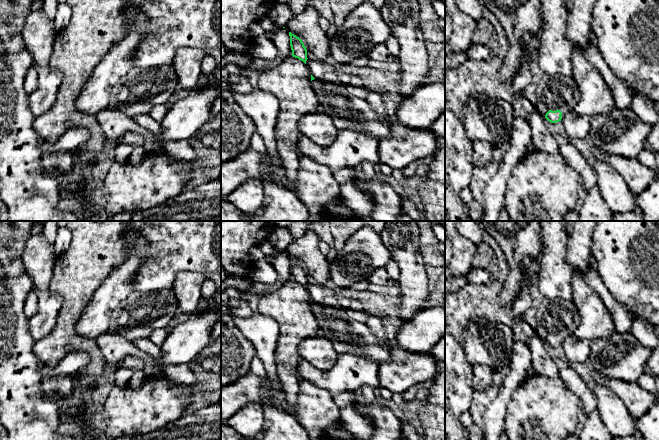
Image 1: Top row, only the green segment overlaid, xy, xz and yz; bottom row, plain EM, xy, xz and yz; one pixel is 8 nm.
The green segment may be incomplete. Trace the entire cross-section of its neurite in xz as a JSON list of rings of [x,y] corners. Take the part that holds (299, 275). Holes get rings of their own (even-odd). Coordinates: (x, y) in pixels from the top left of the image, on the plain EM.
[[[289,256],[290,260],[290,270],[292,274],[292,280],[298,282],[306,288],[307,285],[307,273],[304,270],[302,264],[296,259]]]

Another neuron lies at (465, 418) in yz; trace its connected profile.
[[[466,411],[464,413],[462,413],[459,417],[460,423],[465,427],[469,427],[472,423],[473,420],[471,418],[471,414],[469,411]]]

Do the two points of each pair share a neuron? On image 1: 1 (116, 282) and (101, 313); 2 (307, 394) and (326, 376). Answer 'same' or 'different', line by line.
1: same
2: different

